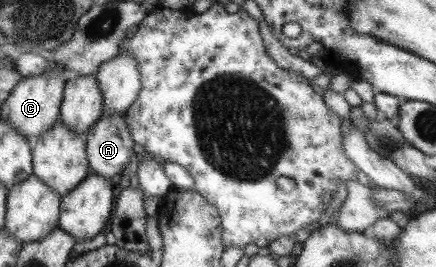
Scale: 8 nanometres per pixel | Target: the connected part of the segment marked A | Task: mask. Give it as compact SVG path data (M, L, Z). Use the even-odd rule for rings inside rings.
M101 115L84 134L88 169L113 177L125 169L133 152L133 139L124 115Z

